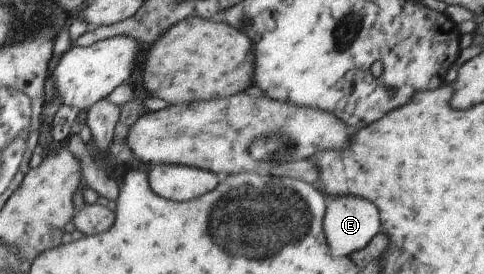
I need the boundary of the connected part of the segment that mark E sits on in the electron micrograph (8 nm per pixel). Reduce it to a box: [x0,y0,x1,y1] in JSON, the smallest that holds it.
[322,196,381,257]

